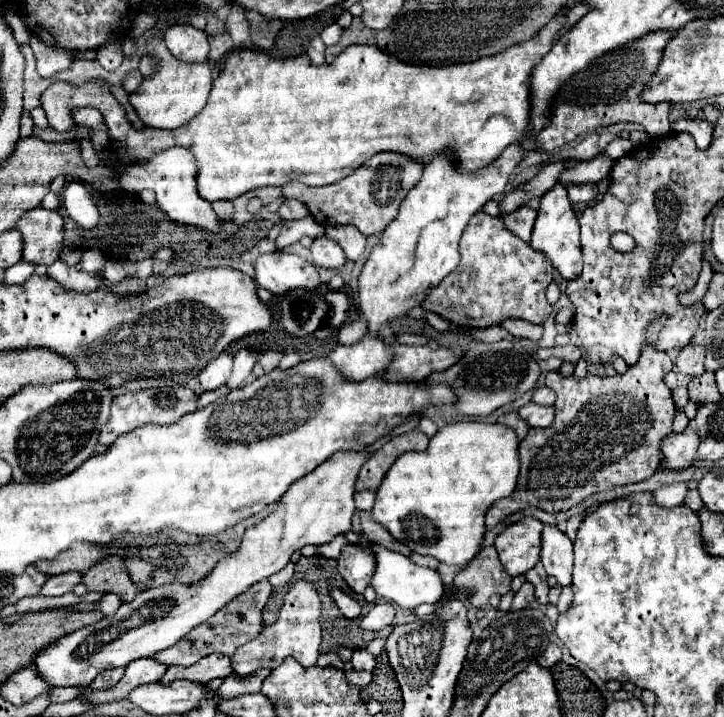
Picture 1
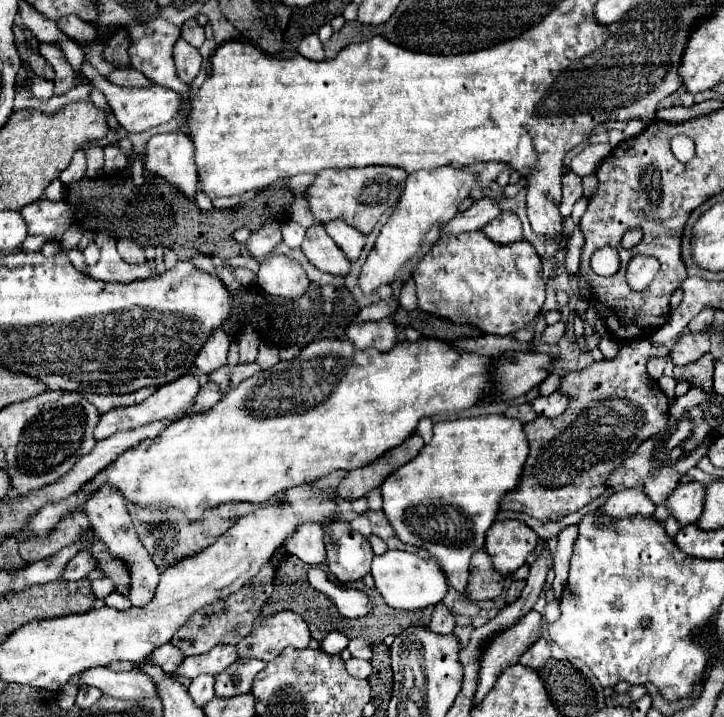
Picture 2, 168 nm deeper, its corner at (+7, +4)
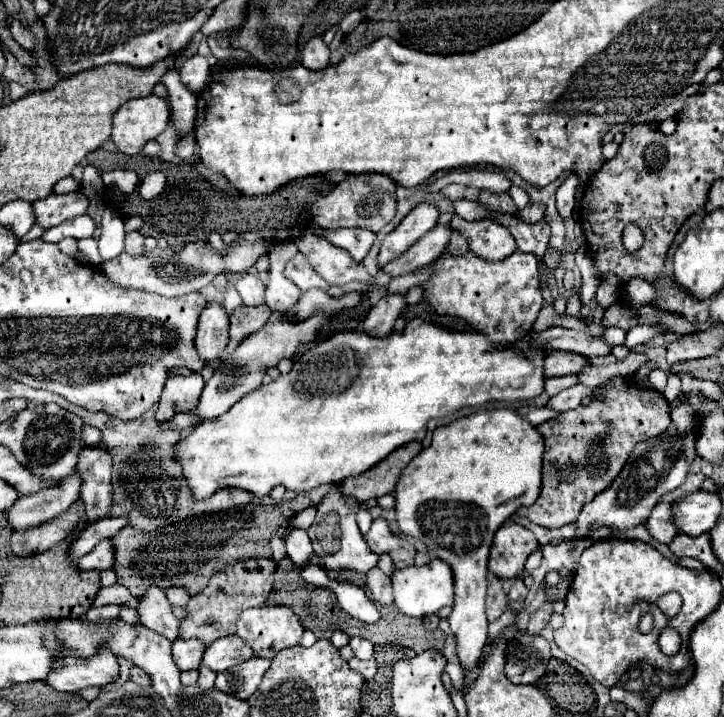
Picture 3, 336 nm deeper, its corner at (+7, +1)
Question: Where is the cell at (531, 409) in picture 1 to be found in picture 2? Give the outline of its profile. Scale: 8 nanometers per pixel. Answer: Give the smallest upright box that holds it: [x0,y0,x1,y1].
[530,391,568,417]

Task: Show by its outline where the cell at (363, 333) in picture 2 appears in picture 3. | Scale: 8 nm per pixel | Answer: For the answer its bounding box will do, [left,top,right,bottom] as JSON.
[364,294,406,336]

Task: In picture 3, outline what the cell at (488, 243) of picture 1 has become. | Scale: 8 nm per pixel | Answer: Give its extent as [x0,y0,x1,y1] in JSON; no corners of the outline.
[424,250,542,344]

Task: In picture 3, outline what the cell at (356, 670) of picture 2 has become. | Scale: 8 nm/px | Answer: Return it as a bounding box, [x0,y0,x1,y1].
[350,658,377,680]

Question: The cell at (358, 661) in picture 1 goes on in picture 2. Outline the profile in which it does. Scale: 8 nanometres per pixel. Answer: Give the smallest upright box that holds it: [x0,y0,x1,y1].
[348,639,372,661]

